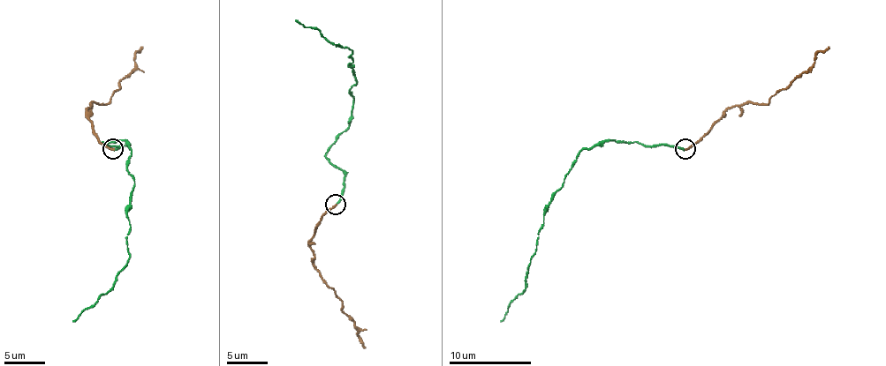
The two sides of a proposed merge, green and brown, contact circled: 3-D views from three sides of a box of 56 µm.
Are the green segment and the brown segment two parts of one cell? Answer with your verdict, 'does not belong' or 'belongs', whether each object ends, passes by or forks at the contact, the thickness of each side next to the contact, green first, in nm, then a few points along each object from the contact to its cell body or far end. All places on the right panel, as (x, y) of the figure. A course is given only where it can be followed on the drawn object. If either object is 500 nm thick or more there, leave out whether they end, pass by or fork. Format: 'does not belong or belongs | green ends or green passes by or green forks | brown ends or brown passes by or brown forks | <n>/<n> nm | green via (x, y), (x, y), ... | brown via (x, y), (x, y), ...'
belongs | green ends | brown ends | 200/200 nm | green via (683, 149), (599, 141), (579, 153), (544, 214), (526, 288), (509, 304), (501, 321) | brown via (685, 149), (698, 141), (726, 110), (751, 102), (767, 104), (806, 71), (816, 55), (829, 47)

